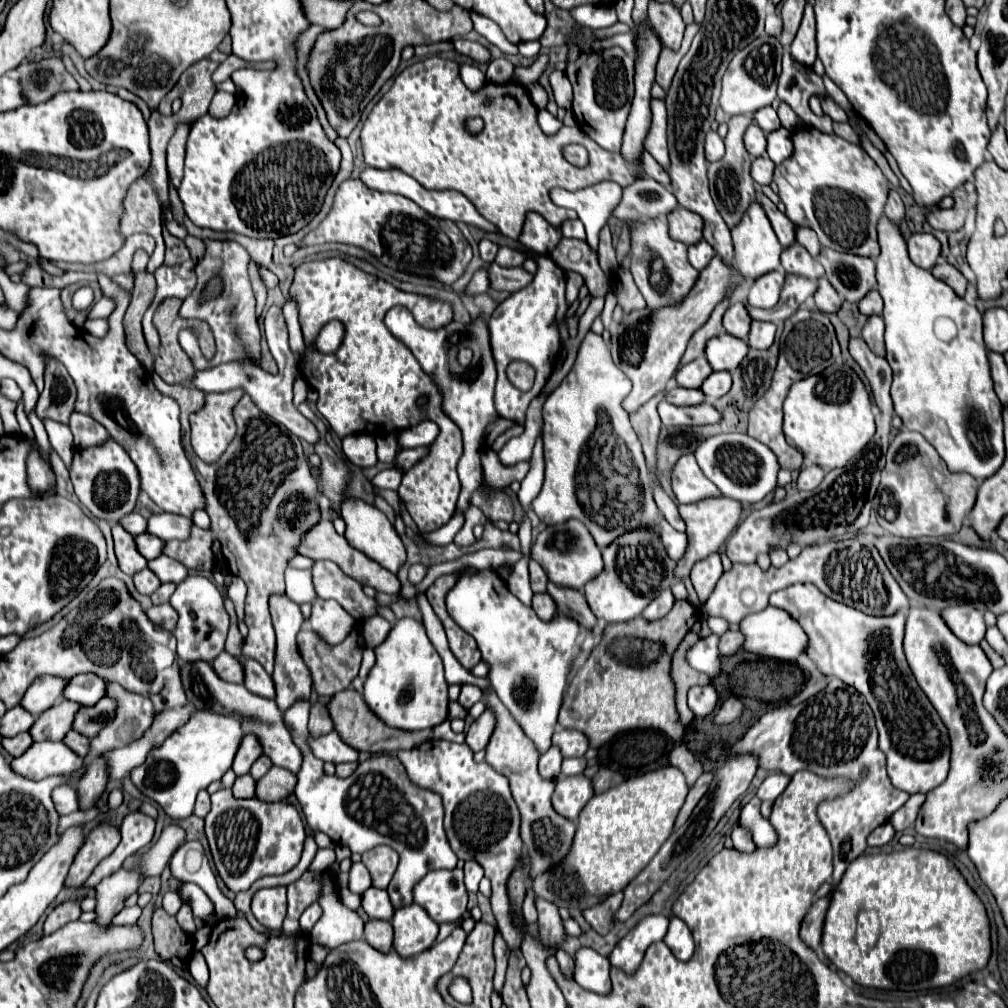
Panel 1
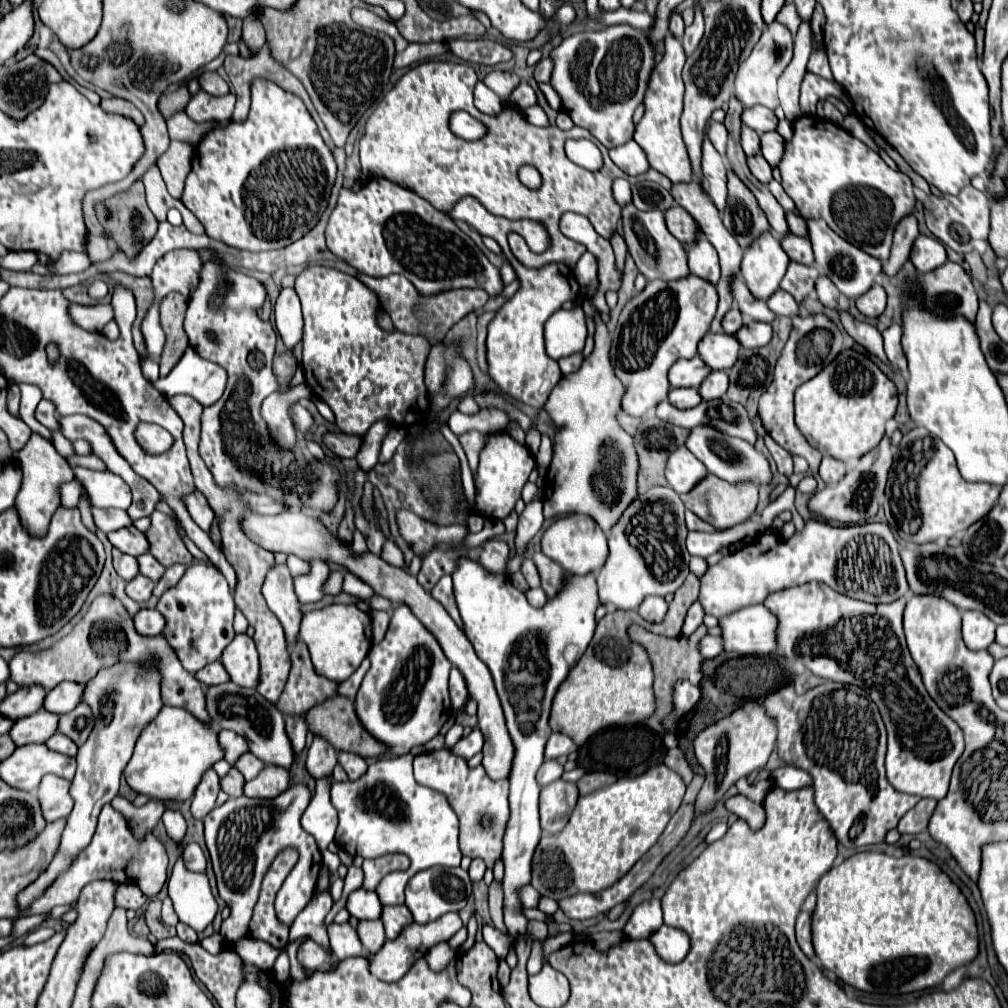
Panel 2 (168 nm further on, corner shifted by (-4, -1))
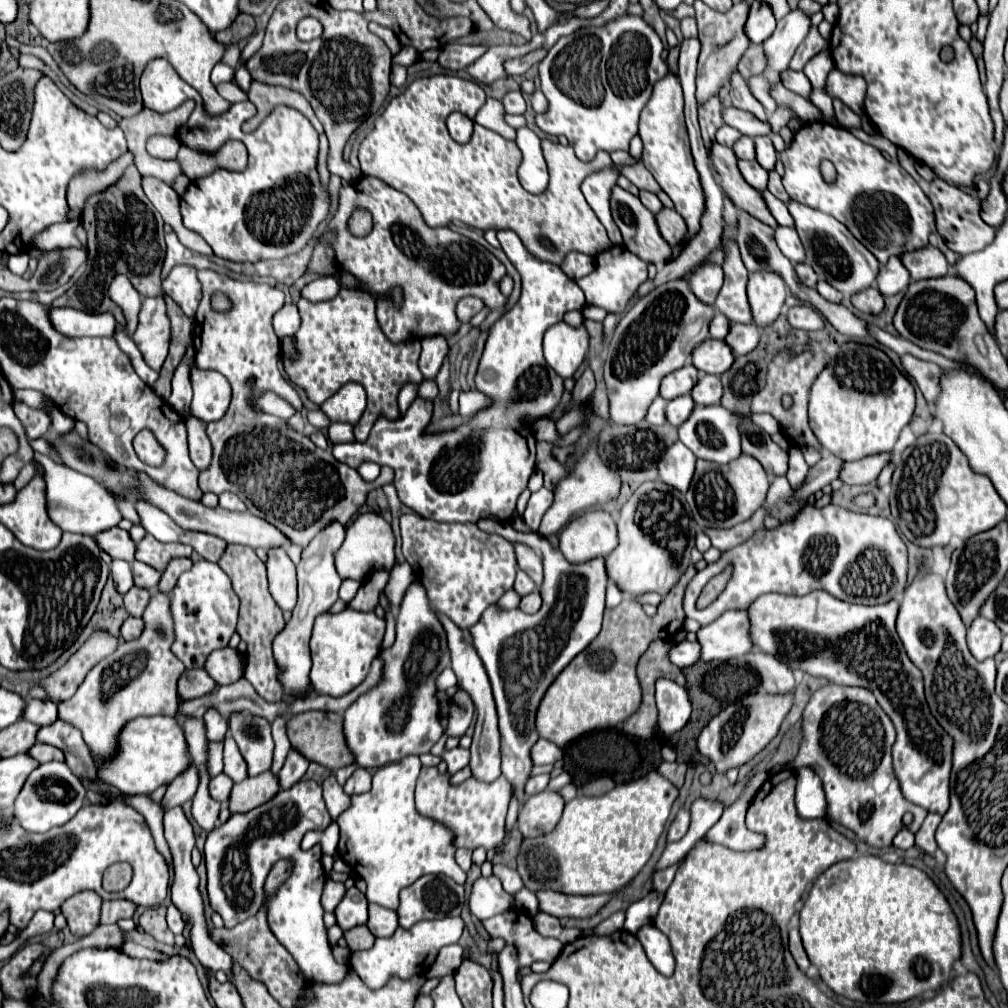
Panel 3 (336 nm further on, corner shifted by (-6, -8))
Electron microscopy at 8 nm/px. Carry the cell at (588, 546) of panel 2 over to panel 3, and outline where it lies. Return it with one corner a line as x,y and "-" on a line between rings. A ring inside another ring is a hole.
589,510
571,520
561,532
561,552
573,564
595,556
609,556
617,544
617,526
609,512

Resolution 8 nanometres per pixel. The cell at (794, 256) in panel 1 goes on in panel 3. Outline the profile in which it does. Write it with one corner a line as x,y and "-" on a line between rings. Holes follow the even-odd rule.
777,226
775,228
775,240
777,240
777,246
781,248
781,252
793,262
803,262
805,260
805,250
803,250
803,244
795,232
795,228
787,228
787,226

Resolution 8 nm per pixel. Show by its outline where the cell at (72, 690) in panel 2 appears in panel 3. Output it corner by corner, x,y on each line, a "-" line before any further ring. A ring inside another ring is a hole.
27,700
23,720
33,722
37,726
49,726
57,720
57,704
53,700

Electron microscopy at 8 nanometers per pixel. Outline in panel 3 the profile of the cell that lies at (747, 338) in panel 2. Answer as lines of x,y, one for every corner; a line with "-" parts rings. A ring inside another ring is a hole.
731,324
725,342
737,354
751,352
755,350
755,344
759,344
759,328
755,328
755,324

